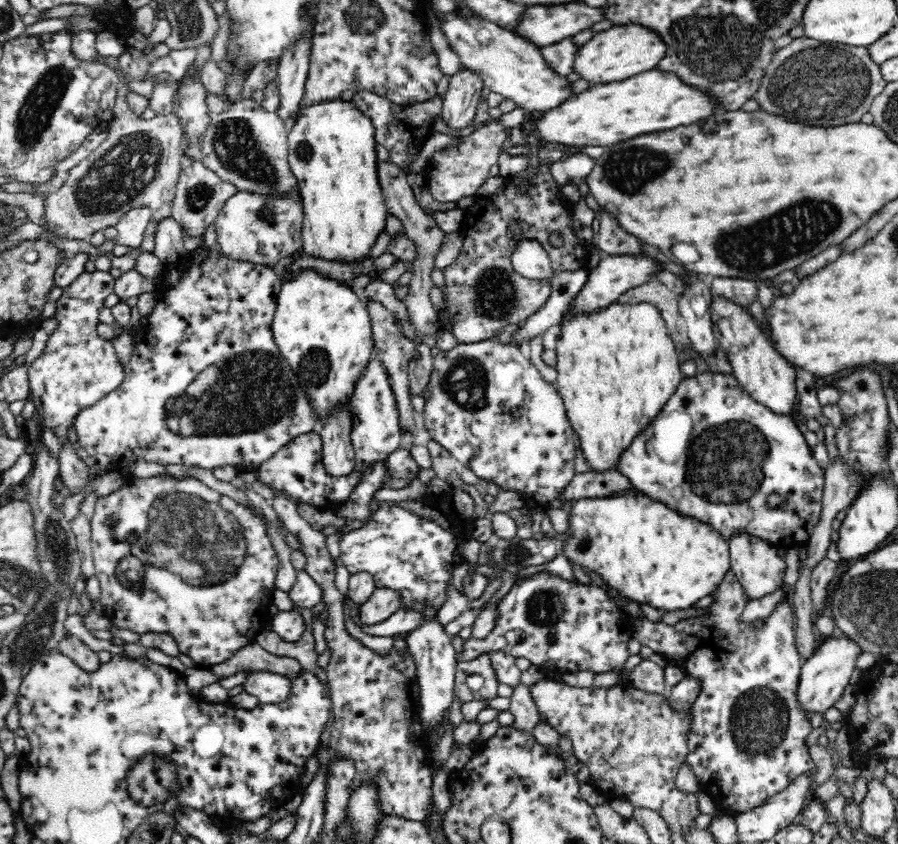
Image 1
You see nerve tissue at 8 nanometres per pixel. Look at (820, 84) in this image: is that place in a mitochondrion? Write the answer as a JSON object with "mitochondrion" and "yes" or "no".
{"mitochondrion":"yes"}

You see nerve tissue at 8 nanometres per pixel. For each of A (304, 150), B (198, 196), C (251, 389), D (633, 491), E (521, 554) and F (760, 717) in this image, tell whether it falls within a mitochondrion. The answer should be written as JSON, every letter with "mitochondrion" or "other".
{"A":"mitochondrion","B":"mitochondrion","C":"mitochondrion","D":"other","E":"mitochondrion","F":"mitochondrion"}

